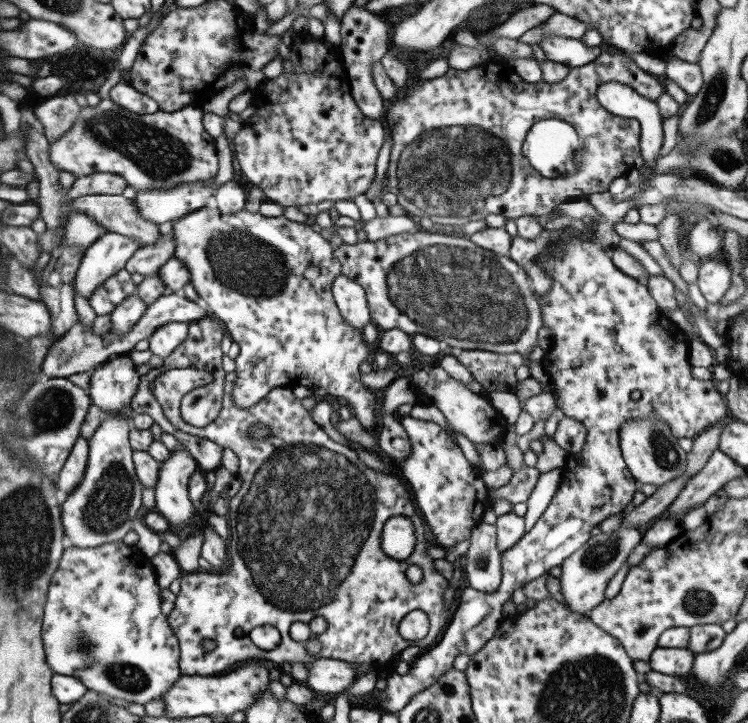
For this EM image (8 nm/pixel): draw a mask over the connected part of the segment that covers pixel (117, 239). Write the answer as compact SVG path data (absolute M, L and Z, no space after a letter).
M110 231L97 238L85 250L82 257L75 278L75 292L88 300L100 284L119 270L124 269L128 259L132 258L132 255L140 248L141 246L133 238Z

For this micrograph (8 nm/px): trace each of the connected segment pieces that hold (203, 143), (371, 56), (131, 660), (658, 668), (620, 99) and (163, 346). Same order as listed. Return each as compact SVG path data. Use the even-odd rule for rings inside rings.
M109 97L102 99L95 107L82 108L72 128L49 145L49 155L52 164L61 170L71 172L77 178L95 172L109 172L123 176L127 184L136 191L168 190L185 182L210 180L219 171L219 160L216 139L203 127L204 115L202 108L193 104L176 112L159 110L149 115L141 115L122 108Z
M352 6L341 19L341 38L343 66L351 88L351 95L360 107L362 114L372 120L383 119L386 101L381 97L374 79L372 79L372 66L386 56L391 48L392 26L388 25L383 14L374 15L366 8Z
M109 542L101 544L96 548L68 548L63 553L58 569L52 575L51 583L47 592L48 604L44 608L44 624L42 624L42 638L46 648L46 660L52 669L53 674L73 676L84 683L88 690L106 694L115 699L122 699L130 703L144 705L151 701L159 701L162 695L168 692L169 688L181 677L179 658L179 642L174 634L166 614L160 609L161 596L160 587L155 578L151 560L146 558L137 546L127 546L125 542Z
M656 647L650 655L652 671L668 675L689 675L695 654L690 649L676 647Z
M616 82L602 84L597 91L598 102L612 114L636 119L641 124L639 147L645 162L655 162L663 143L663 117L656 100L648 100L629 92Z
M174 321L157 328L148 338L150 352L163 359L170 356L187 339L190 325Z

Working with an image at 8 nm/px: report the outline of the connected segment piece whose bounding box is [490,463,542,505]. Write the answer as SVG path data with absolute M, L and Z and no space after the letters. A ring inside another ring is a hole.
M523 463L520 470L512 474L508 485L494 489L492 492L493 499L490 498L491 504L494 504L495 500L498 499L504 499L512 505L526 503L536 484L538 484L541 474L535 467L529 468Z

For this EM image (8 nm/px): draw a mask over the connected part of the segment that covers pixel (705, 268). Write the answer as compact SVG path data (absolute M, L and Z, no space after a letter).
M711 258L698 271L698 288L709 303L716 304L732 286L731 268L721 258Z

